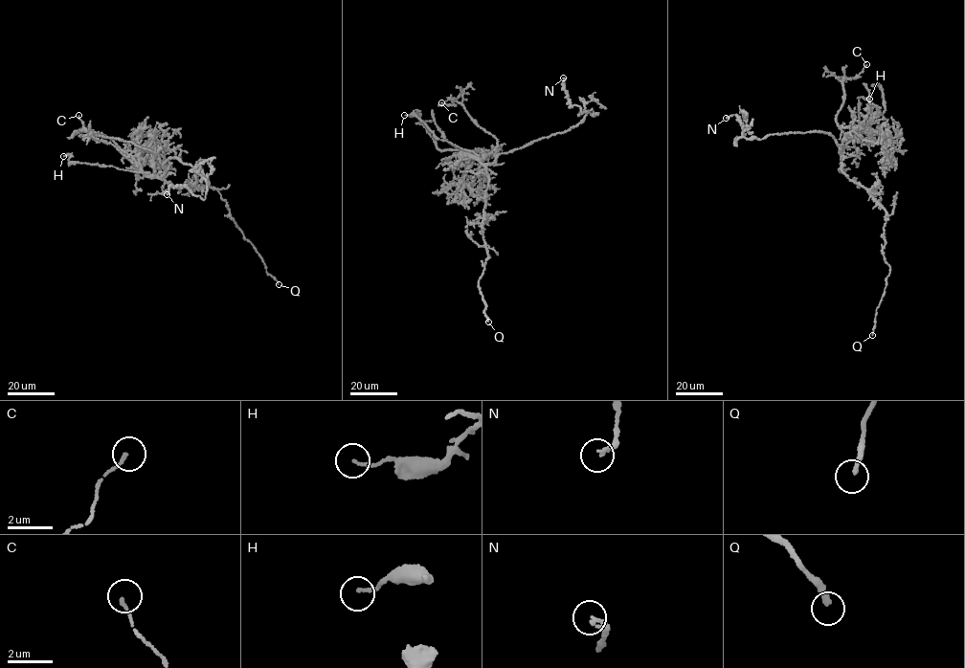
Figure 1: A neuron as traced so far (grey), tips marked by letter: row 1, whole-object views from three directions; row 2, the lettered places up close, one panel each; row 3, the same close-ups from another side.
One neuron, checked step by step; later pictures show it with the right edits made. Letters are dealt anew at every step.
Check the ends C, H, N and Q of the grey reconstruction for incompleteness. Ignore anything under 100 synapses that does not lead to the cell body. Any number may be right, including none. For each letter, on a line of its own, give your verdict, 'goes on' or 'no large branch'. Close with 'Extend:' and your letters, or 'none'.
C: no large branch
H: no large branch
N: no large branch
Q: goes on
Extend: Q

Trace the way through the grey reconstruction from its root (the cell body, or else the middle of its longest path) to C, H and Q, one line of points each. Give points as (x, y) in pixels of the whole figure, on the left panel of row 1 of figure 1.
C: (165, 180), (153, 174), (154, 152), (115, 138), (86, 135), (90, 132), (85, 130), (78, 115)
H: (165, 180), (109, 166), (73, 163), (69, 161), (71, 154), (63, 156)
Q: (165, 180), (179, 189), (190, 184), (217, 189), (226, 202), (236, 226), (258, 255), (266, 272), (279, 284)

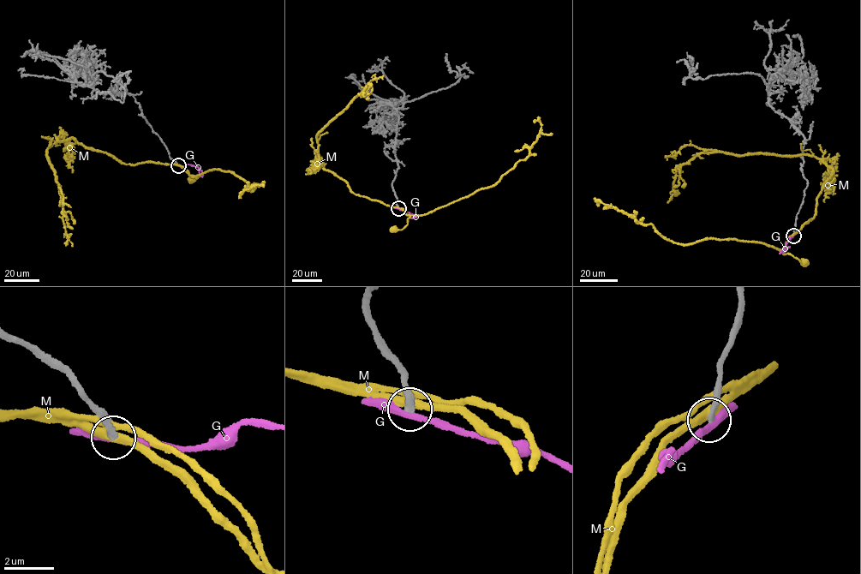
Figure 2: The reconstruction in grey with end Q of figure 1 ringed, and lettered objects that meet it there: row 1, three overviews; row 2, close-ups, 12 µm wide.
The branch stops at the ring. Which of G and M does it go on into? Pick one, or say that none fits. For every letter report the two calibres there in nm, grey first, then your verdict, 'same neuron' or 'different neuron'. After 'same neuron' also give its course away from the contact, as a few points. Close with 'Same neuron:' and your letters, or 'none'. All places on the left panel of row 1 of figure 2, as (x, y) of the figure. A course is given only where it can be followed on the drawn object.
G: calibres 240 and 260 nm; different neuron
M: calibres 320 and 340 nm; different neuron
Same neuron: none

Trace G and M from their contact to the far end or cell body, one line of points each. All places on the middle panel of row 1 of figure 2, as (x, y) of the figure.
G: (398, 208), (415, 218), (411, 218)
M: (397, 208), (409, 216), (407, 225), (402, 229), (395, 229)

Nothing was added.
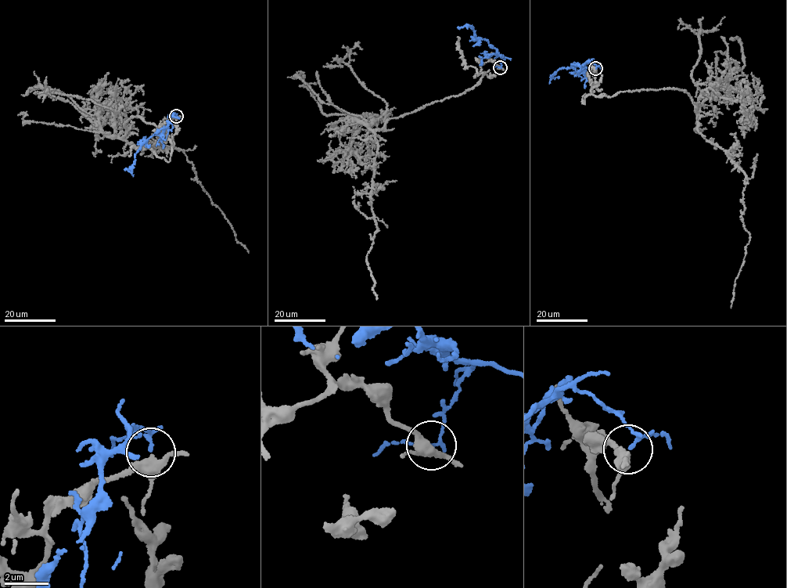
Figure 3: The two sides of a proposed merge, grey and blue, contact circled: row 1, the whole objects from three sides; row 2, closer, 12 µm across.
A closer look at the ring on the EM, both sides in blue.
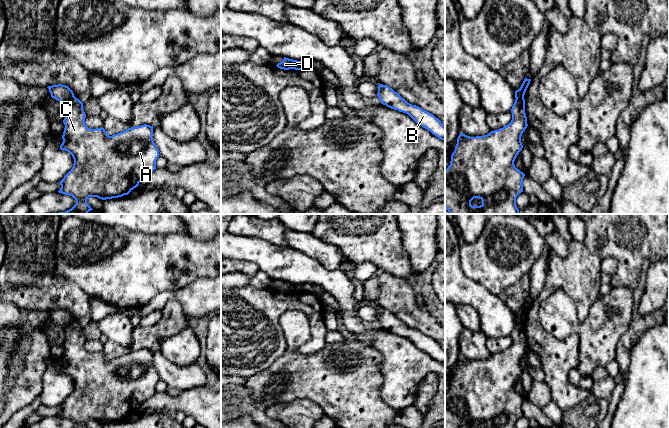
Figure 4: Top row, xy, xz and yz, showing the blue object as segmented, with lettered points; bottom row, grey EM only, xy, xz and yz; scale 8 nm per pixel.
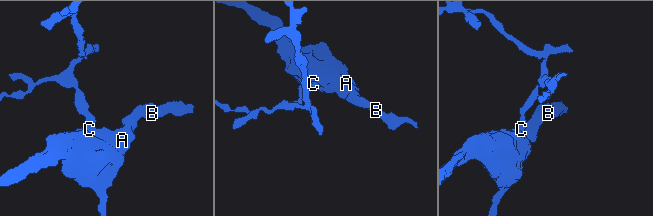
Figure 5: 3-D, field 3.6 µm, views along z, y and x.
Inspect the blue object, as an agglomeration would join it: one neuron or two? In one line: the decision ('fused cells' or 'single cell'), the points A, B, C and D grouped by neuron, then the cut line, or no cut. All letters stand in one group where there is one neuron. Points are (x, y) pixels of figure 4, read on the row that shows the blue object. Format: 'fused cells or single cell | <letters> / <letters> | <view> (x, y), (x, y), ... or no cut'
fused cells | A B C / D | xy (73, 95), (64, 103)

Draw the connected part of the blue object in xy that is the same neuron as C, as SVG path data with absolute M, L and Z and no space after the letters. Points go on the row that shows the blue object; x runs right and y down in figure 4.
M75 96L64 106L67 113L63 120L65 128L60 149L72 155L74 164L59 182L61 188L58 192L72 196L76 204L65 212L54 214L87 214L93 210L87 203L89 197L106 200L128 195L145 176L156 169L160 154L152 137L153 126L144 124L109 136L103 127L90 129L85 125L83 103Z

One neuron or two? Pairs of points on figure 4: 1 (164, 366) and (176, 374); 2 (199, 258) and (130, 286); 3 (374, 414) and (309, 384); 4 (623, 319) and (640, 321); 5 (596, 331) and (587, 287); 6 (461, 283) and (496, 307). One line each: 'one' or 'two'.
1: one
2: one
3: one
4: two
5: two
6: one

